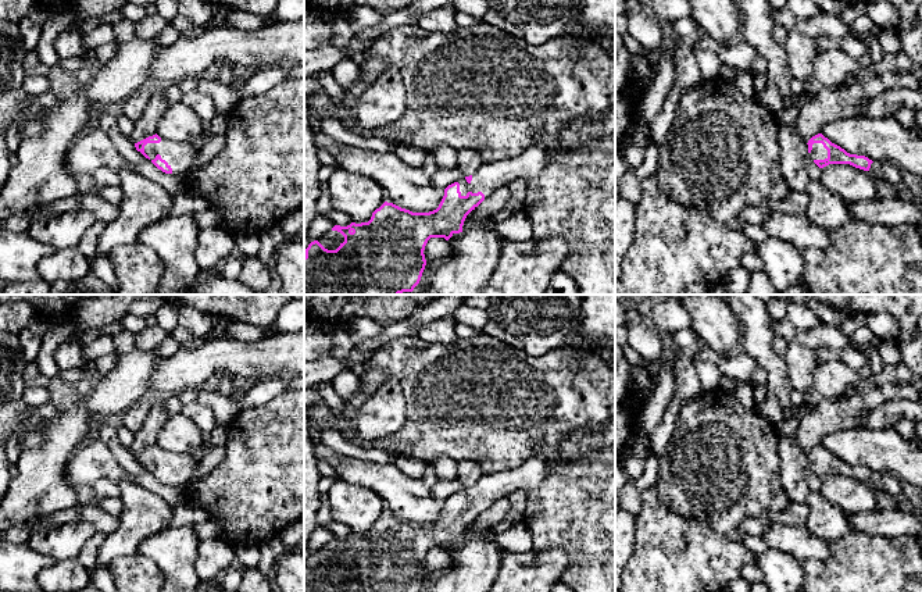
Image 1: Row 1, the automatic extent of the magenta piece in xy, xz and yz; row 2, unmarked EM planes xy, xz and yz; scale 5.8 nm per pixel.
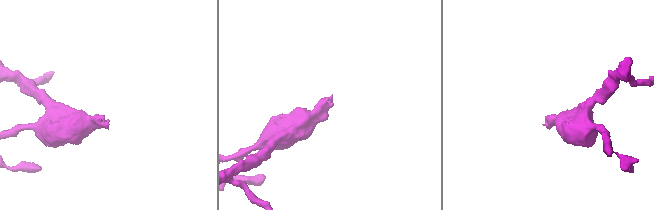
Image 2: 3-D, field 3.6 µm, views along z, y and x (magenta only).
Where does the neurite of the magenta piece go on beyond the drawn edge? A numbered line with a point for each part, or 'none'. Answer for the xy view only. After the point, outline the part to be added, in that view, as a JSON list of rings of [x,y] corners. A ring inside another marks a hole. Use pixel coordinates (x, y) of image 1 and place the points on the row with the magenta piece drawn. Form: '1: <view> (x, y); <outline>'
1: xy (178, 154); [[[161,138],[160,143],[147,143],[144,153],[154,160],[157,154],[172,168],[172,175],[183,176],[189,167],[197,160],[201,149],[193,142],[174,142]]]

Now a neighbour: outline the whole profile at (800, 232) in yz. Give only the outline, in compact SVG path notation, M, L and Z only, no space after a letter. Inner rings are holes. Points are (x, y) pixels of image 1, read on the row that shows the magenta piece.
M772 211L761 224L769 236L782 239L793 247L805 252L807 249L826 249L830 232L811 222L805 217Z

